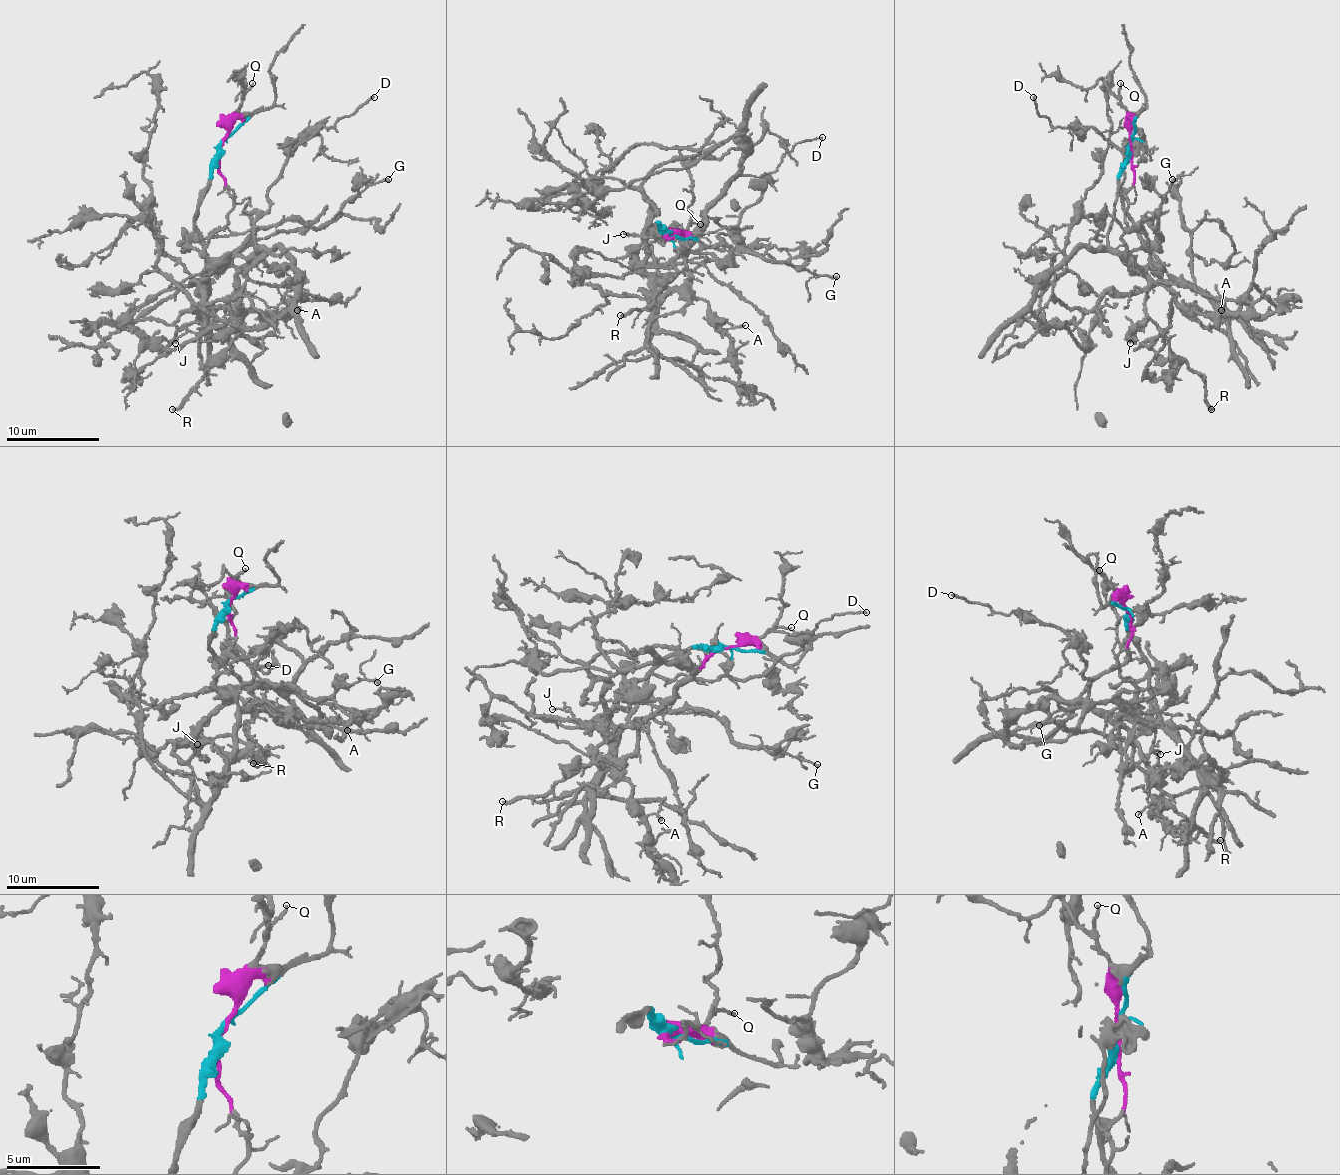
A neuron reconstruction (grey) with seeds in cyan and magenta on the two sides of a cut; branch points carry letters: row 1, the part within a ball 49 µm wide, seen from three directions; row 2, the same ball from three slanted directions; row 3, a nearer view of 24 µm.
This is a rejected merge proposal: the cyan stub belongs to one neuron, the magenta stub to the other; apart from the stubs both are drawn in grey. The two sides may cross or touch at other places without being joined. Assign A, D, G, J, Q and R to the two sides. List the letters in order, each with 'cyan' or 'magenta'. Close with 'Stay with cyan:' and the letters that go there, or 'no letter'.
A: magenta
D: magenta
G: cyan
J: magenta
Q: magenta
R: magenta
Stay with cyan: G

